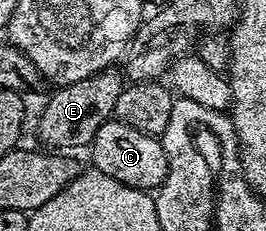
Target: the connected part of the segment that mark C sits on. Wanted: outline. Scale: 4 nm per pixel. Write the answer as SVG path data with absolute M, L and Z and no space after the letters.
M112 117L101 125L91 141L90 151L91 166L106 173L106 177L114 177L114 181L122 181L122 185L130 185L139 191L152 193L166 181L168 162L163 142L157 136L147 135L126 125L121 119Z

